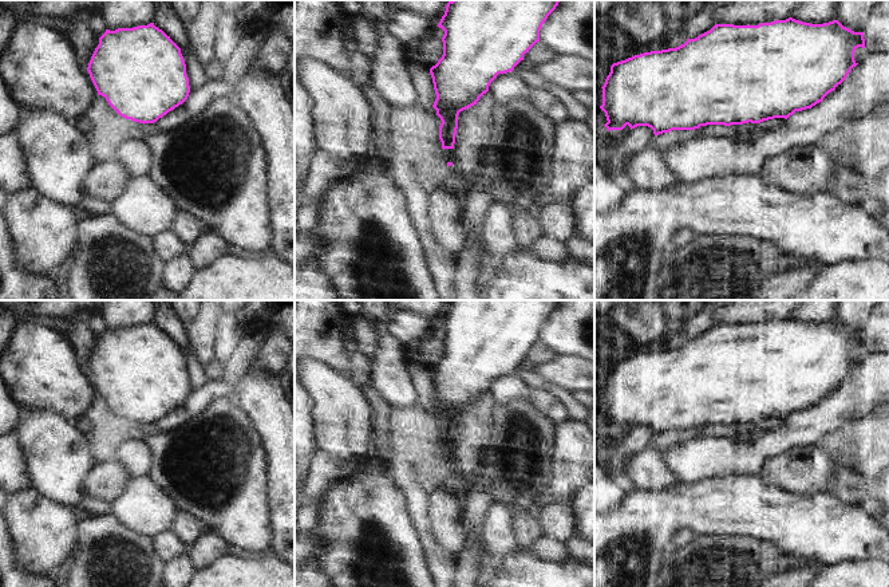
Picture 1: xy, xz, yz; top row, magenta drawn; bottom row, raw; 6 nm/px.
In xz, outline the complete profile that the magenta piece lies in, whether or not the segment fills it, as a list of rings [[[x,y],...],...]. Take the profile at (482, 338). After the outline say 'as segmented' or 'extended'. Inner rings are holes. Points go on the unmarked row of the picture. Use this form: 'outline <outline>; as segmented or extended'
outline [[[451,300],[446,306],[438,327],[444,331],[442,338],[443,355],[430,369],[436,399],[432,407],[442,423],[439,440],[442,449],[454,449],[461,411],[477,405],[479,398],[489,391],[490,383],[498,374],[506,374],[523,361],[523,355],[540,342],[540,330],[548,316],[556,310],[561,300]]]; as segmented

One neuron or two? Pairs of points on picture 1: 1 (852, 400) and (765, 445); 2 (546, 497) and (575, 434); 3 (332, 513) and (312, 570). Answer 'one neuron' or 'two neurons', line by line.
1: one neuron
2: one neuron
3: two neurons

